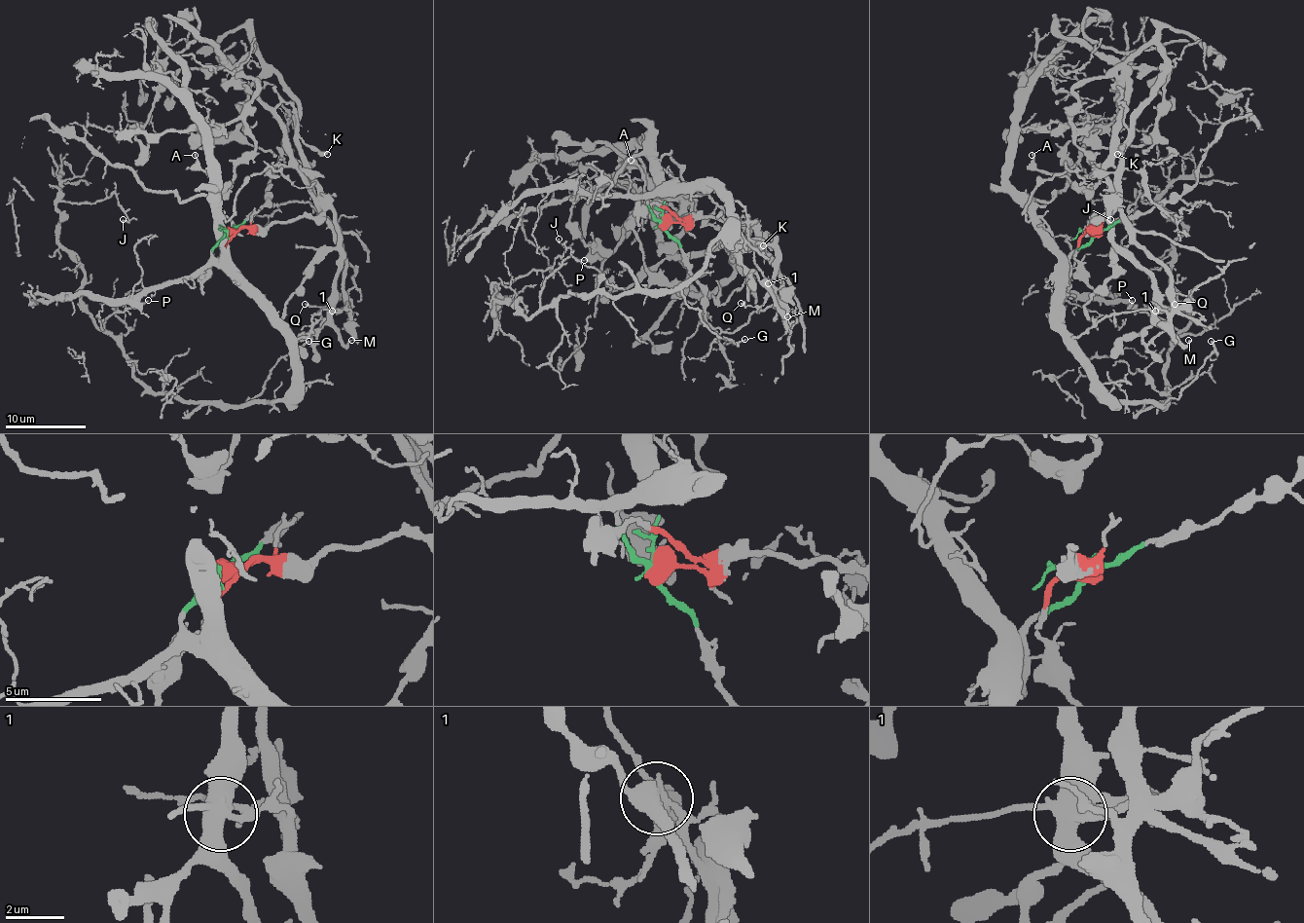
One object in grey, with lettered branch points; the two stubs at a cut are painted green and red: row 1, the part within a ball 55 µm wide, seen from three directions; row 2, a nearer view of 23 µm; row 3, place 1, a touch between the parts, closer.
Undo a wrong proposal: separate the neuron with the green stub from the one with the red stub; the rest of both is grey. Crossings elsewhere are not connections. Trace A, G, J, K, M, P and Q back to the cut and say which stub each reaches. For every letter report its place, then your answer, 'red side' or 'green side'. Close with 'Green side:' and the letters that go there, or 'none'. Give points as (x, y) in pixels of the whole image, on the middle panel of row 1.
A: at (631, 160); red side
G: at (744, 339); green side
J: at (559, 239); green side
K: at (763, 245); red side
M: at (787, 316); red side
P: at (584, 260); green side
Q: at (741, 303); red side
Green side: G, J, P

